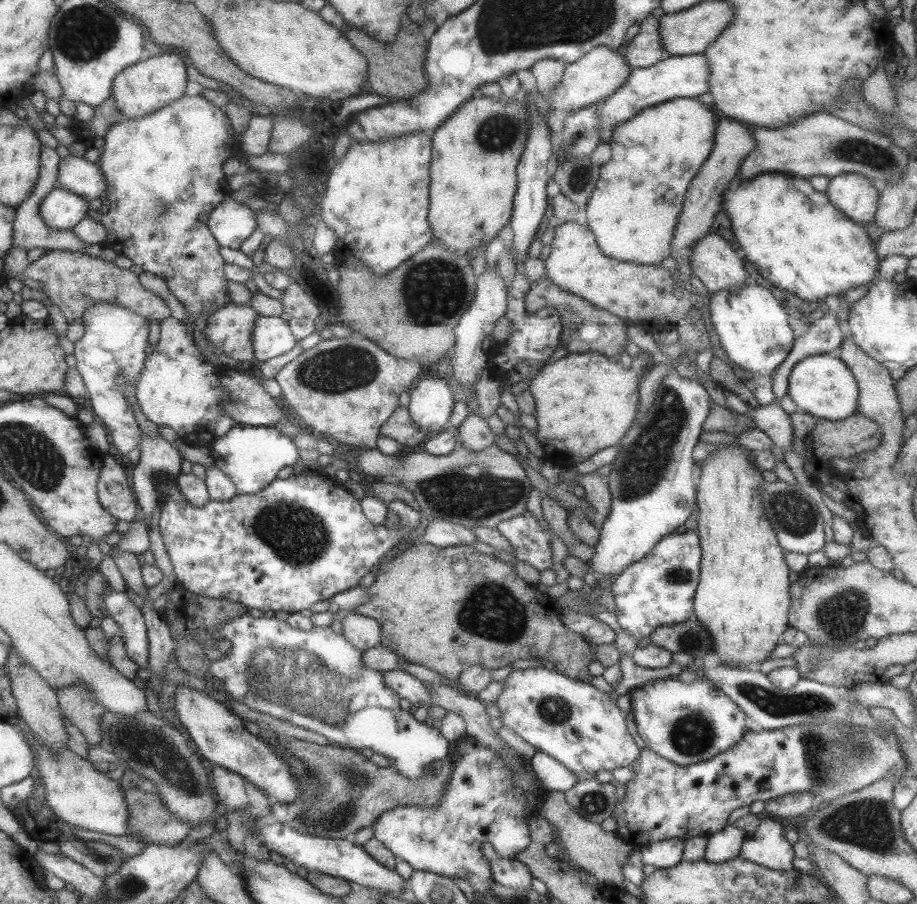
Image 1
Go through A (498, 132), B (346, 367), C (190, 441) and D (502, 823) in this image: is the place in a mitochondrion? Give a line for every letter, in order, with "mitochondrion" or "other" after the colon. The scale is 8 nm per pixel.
A: mitochondrion
B: mitochondrion
C: other
D: other

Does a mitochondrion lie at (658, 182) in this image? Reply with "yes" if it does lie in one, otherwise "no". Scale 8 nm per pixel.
no

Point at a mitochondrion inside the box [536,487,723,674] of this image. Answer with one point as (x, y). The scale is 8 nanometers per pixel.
(692, 639)

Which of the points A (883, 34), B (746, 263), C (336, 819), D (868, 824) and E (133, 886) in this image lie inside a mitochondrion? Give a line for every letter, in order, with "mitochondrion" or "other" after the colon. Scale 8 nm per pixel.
A: other
B: other
C: mitochondrion
D: mitochondrion
E: mitochondrion

